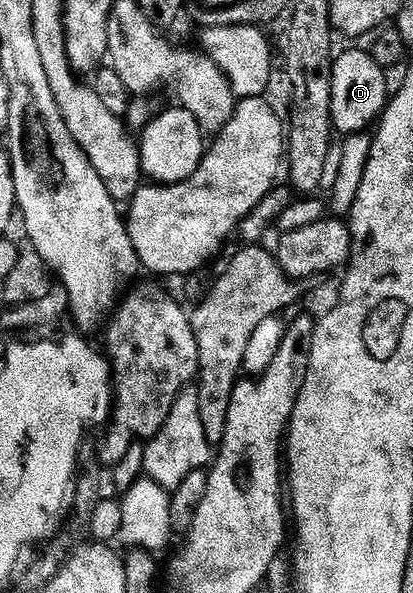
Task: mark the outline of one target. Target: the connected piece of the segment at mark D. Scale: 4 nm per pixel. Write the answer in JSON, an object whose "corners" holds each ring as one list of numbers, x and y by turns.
{"corners":[[347,50,343,55,334,59,331,67,331,124,343,136,362,134,371,126,376,125,377,119,386,110,389,101,387,78,384,67,377,64,377,60,370,52,364,50]]}

